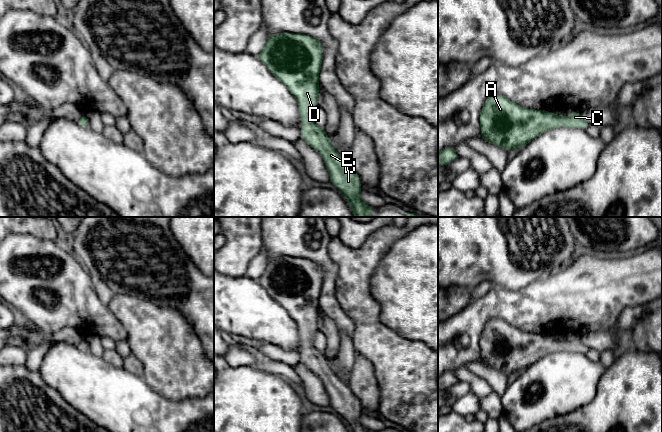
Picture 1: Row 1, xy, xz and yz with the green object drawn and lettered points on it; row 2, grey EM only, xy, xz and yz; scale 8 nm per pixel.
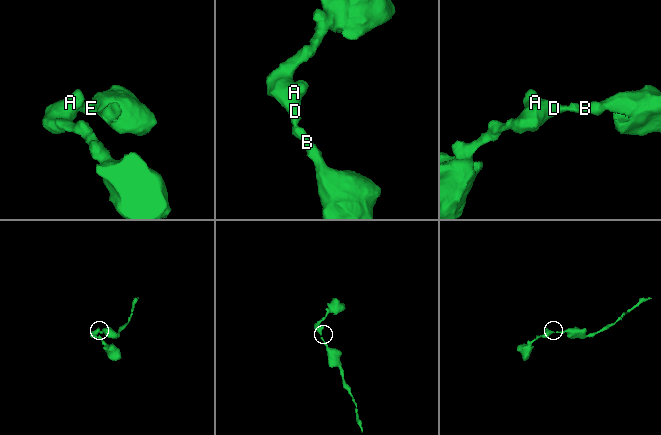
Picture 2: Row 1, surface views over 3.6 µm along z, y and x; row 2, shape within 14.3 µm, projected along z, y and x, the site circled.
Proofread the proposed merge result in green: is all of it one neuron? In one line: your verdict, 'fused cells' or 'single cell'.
single cell

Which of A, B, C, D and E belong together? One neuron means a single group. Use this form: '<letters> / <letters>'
A B C D E

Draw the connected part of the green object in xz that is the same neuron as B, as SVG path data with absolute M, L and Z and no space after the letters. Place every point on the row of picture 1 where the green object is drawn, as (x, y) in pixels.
M283 33L267 38L263 50L256 57L282 82L297 99L301 115L301 136L308 145L316 149L330 173L330 182L348 199L355 217L370 217L374 209L359 199L362 186L359 175L331 145L328 134L312 122L314 110L318 107L319 71L323 60L323 45L312 36Z

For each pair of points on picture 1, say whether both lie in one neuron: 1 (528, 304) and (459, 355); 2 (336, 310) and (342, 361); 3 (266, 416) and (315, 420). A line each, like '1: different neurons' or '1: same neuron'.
1: same neuron
2: different neurons
3: different neurons

